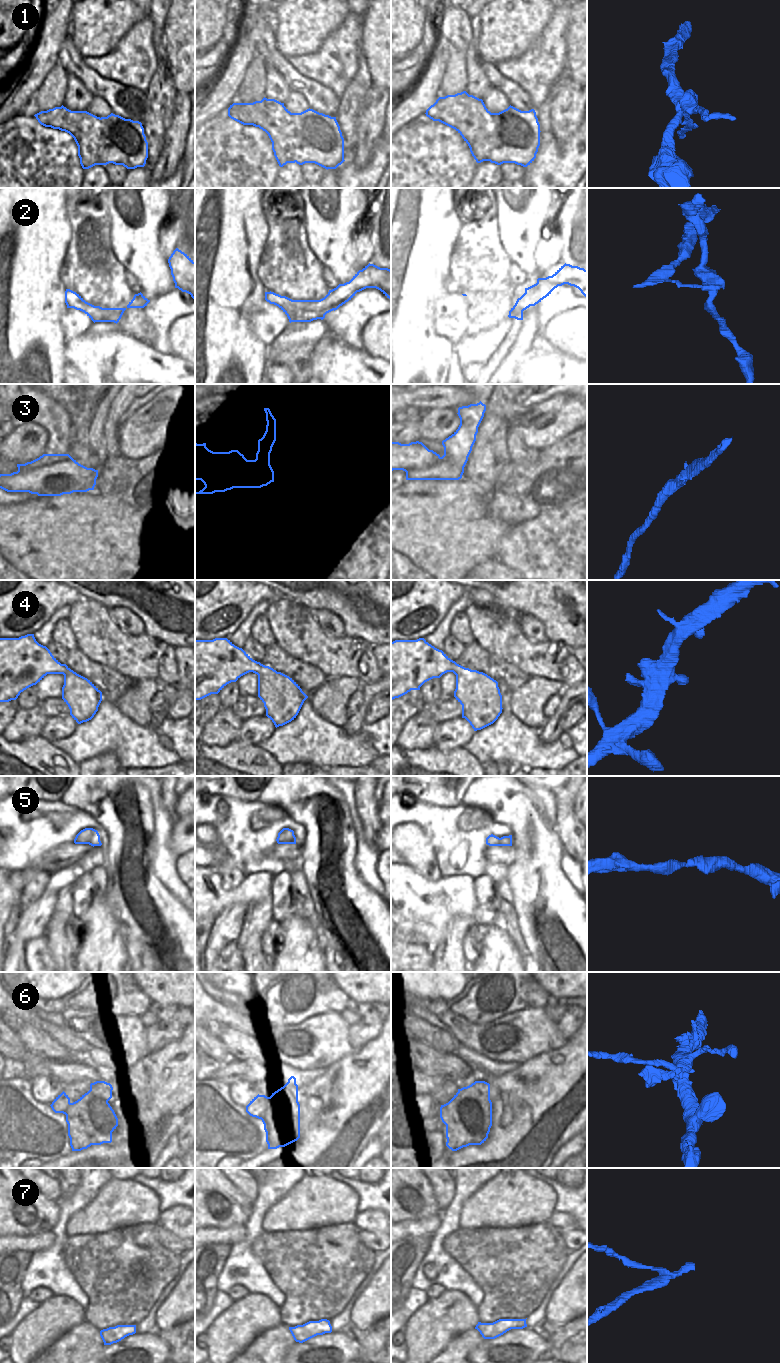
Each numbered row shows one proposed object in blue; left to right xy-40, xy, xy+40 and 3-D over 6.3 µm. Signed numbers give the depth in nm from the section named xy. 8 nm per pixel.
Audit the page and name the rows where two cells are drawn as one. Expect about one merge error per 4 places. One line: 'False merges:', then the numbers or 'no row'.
False merges: 1, 2, 6, 7

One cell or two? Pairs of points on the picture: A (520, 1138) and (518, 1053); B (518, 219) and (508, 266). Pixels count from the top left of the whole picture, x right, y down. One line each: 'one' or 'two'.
A: two
B: two

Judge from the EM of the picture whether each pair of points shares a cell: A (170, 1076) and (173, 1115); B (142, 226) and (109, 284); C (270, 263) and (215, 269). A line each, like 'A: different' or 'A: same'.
A: same
B: different
C: different

